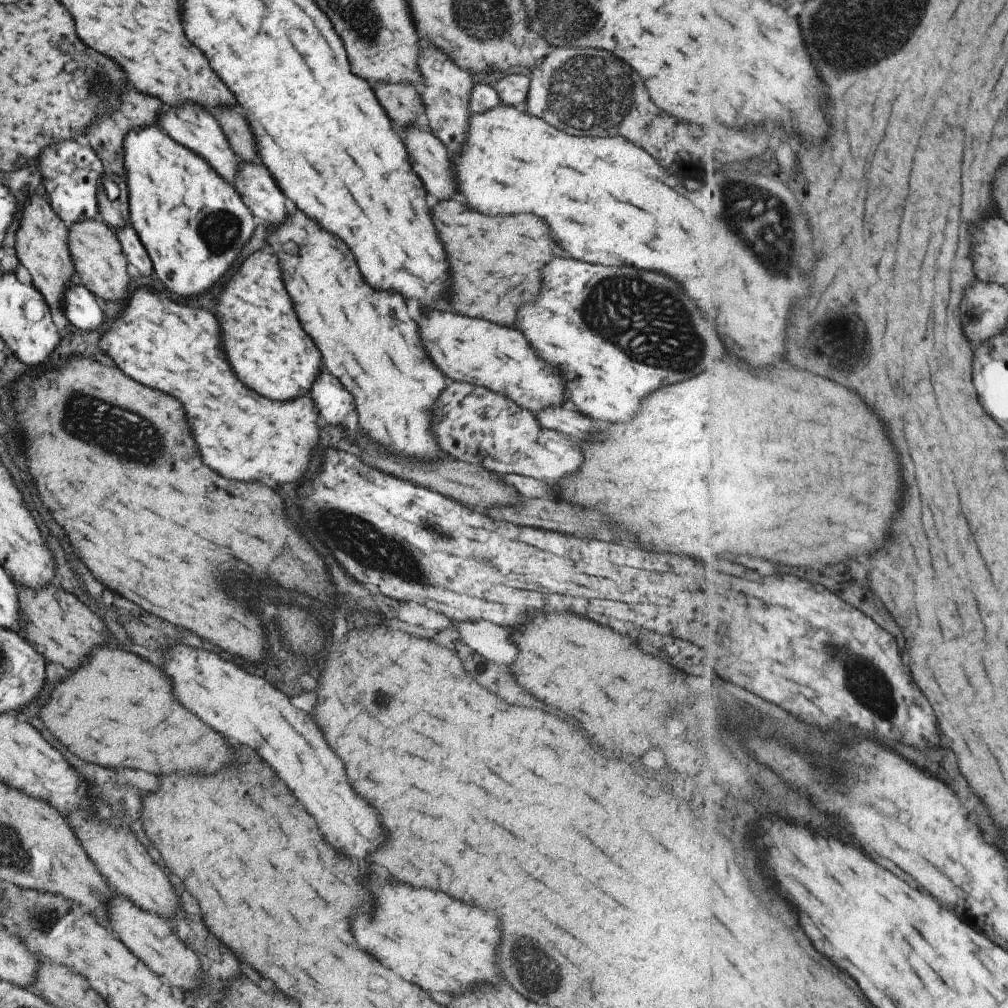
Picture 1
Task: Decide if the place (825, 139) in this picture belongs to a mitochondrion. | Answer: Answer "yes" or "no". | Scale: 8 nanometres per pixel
no

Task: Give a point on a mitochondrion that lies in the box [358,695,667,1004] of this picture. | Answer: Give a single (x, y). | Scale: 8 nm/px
(537, 969)

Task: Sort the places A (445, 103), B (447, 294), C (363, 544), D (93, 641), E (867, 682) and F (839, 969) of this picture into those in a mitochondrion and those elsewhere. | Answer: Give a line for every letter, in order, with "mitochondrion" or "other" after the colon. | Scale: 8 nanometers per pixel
A: other
B: other
C: mitochondrion
D: other
E: mitochondrion
F: other

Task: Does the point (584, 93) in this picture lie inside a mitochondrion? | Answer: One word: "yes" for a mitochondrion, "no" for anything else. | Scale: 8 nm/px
yes

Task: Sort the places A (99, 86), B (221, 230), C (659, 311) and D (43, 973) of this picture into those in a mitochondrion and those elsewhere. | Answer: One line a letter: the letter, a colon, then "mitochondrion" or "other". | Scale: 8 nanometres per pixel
A: mitochondrion
B: mitochondrion
C: mitochondrion
D: other

